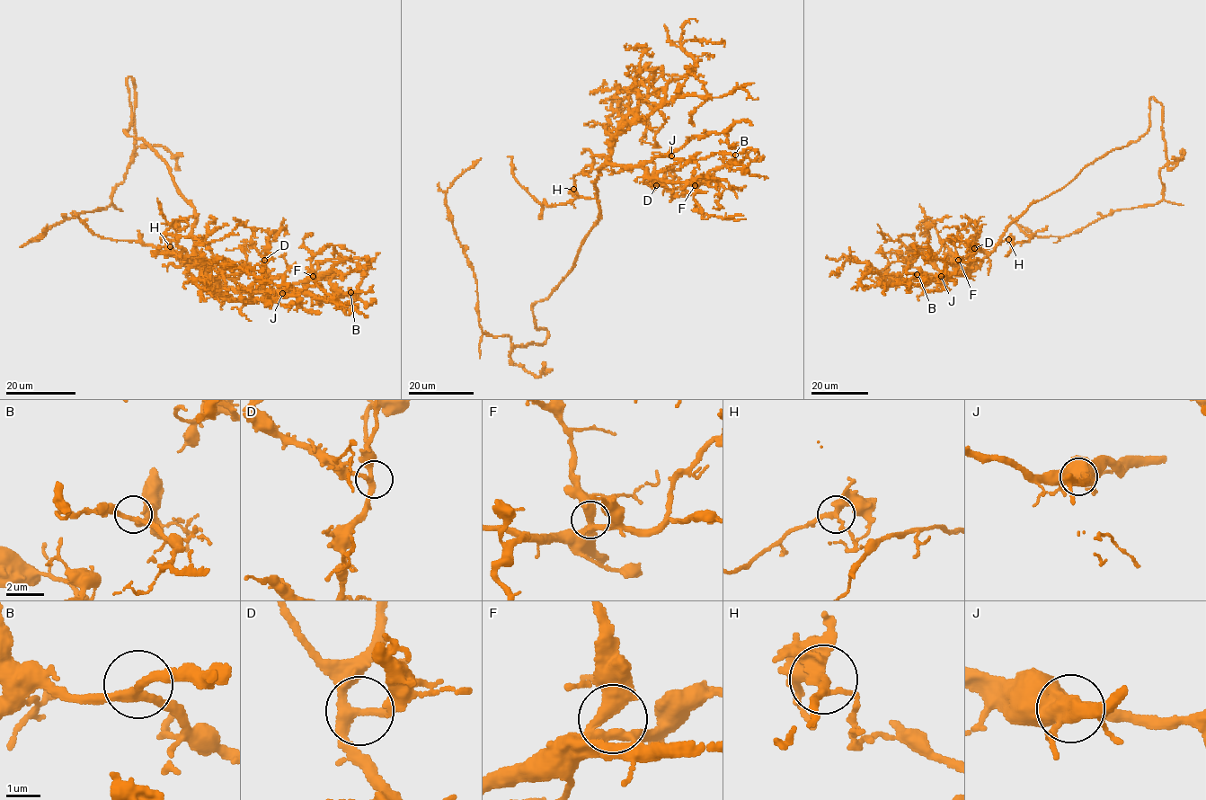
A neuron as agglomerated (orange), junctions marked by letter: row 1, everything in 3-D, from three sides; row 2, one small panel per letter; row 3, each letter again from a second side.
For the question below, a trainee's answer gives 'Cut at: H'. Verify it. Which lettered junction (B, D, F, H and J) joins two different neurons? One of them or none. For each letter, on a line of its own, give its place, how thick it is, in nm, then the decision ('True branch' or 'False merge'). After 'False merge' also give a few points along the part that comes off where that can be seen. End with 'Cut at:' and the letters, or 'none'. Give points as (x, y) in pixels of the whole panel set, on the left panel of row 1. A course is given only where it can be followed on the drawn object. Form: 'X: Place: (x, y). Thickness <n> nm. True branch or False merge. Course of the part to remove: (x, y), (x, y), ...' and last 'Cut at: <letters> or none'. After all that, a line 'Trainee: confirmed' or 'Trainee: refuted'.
B: Place: (350, 292). Thickness 240 nm. True branch
D: Place: (264, 260). Thickness 240 nm. True branch
F: Place: (313, 276). Thickness 360 nm. True branch
H: Place: (170, 246). Thickness 240 nm. False merge. Course of the part to remove: (170, 246), (173, 253), (157, 250), (141, 242), (114, 241), (96, 235), (77, 216), (71, 213)
J: Place: (282, 293). Thickness 500 nm. True branch
Cut at: H
Trainee: confirmed

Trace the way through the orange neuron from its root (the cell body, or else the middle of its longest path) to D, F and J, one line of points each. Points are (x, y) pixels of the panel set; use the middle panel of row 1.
D: (562, 281), (598, 219), (594, 182), (601, 167), (641, 167), (645, 175), (658, 182), (656, 185)
F: (562, 281), (598, 219), (594, 182), (602, 166), (641, 167), (650, 177), (695, 185)
J: (562, 281), (598, 219), (594, 182), (601, 167), (640, 165), (655, 156), (671, 155)

